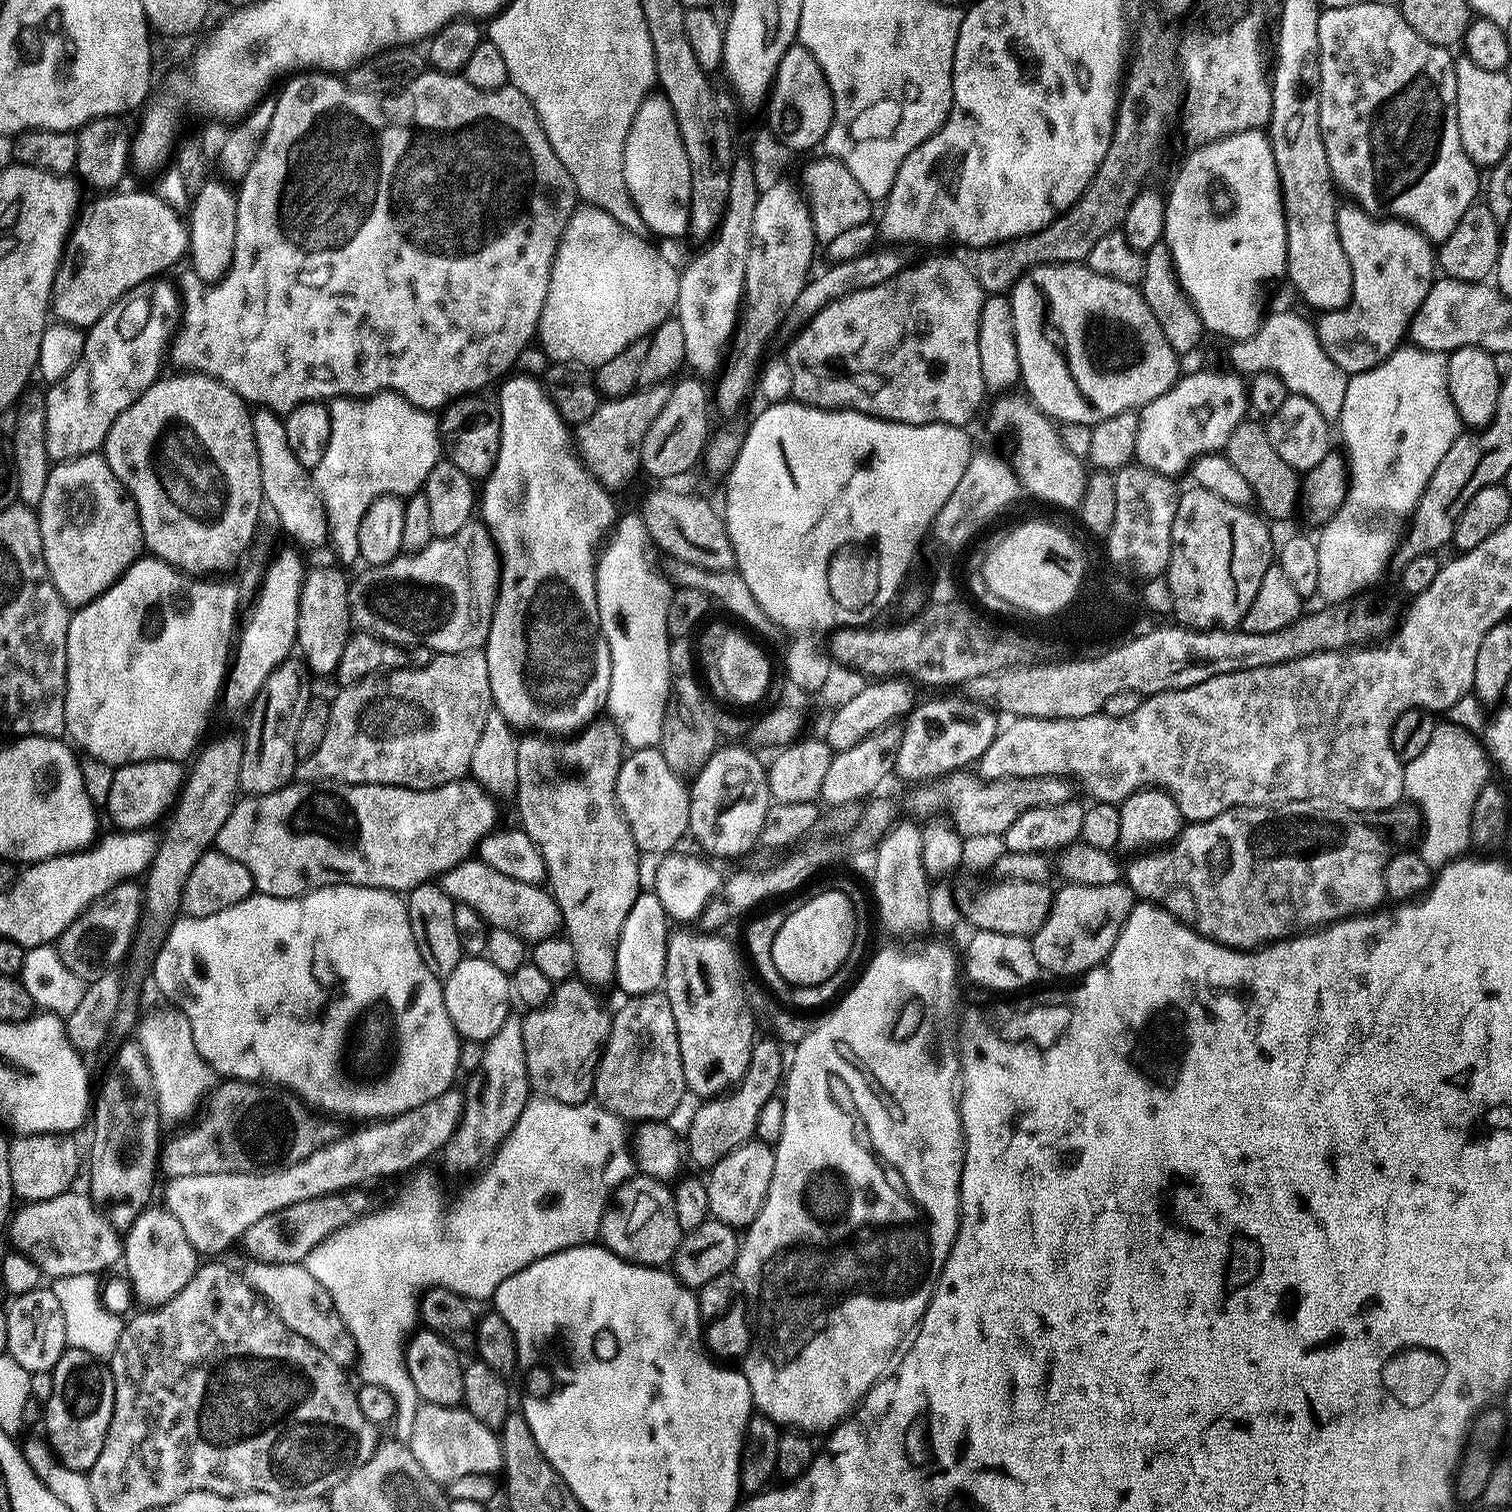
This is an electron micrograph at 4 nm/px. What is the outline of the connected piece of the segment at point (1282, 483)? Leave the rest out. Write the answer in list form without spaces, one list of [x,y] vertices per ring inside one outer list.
[[[1245,418],[1232,431],[1228,445],[1222,449],[1222,452],[1234,466],[1234,470],[1238,470],[1238,474],[1242,474],[1242,478],[1246,478],[1246,482],[1250,482],[1250,490],[1255,503],[1257,505],[1260,503],[1259,511],[1269,521],[1284,520],[1295,508],[1298,508],[1302,483],[1301,473],[1286,462],[1282,462],[1282,454],[1278,454],[1278,450],[1274,450],[1263,423],[1255,424],[1252,418]]]

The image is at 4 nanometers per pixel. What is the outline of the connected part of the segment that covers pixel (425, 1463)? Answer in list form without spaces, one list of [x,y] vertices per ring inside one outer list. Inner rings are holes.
[[[421,1403],[416,1410],[412,1433],[406,1437],[409,1450],[418,1458],[418,1466],[441,1486],[467,1476],[492,1476],[501,1471],[504,1458],[501,1437],[487,1428],[466,1407]]]

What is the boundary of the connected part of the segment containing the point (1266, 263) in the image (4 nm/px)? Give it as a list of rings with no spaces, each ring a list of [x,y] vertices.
[[[1247,128],[1241,132],[1235,132],[1229,136],[1223,136],[1217,140],[1210,140],[1191,149],[1192,153],[1184,160],[1180,173],[1172,180],[1172,189],[1166,192],[1164,201],[1164,238],[1162,243],[1170,250],[1174,270],[1182,290],[1190,298],[1194,310],[1198,310],[1198,318],[1202,318],[1205,333],[1216,336],[1225,336],[1228,342],[1248,339],[1259,330],[1260,324],[1266,317],[1268,295],[1276,288],[1279,280],[1285,279],[1288,271],[1288,259],[1286,258],[1286,222],[1284,221],[1284,199],[1280,193],[1280,179],[1278,178],[1278,166],[1274,166],[1274,150],[1268,141],[1267,131],[1258,128]]]

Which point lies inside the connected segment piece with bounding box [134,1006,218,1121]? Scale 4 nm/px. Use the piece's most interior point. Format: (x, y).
(182, 1078)

